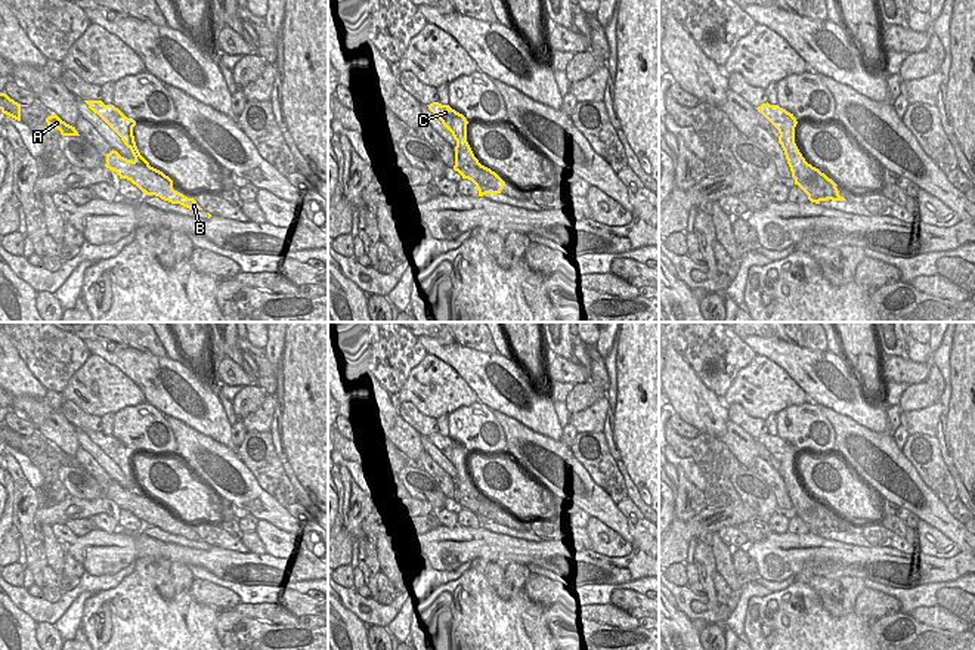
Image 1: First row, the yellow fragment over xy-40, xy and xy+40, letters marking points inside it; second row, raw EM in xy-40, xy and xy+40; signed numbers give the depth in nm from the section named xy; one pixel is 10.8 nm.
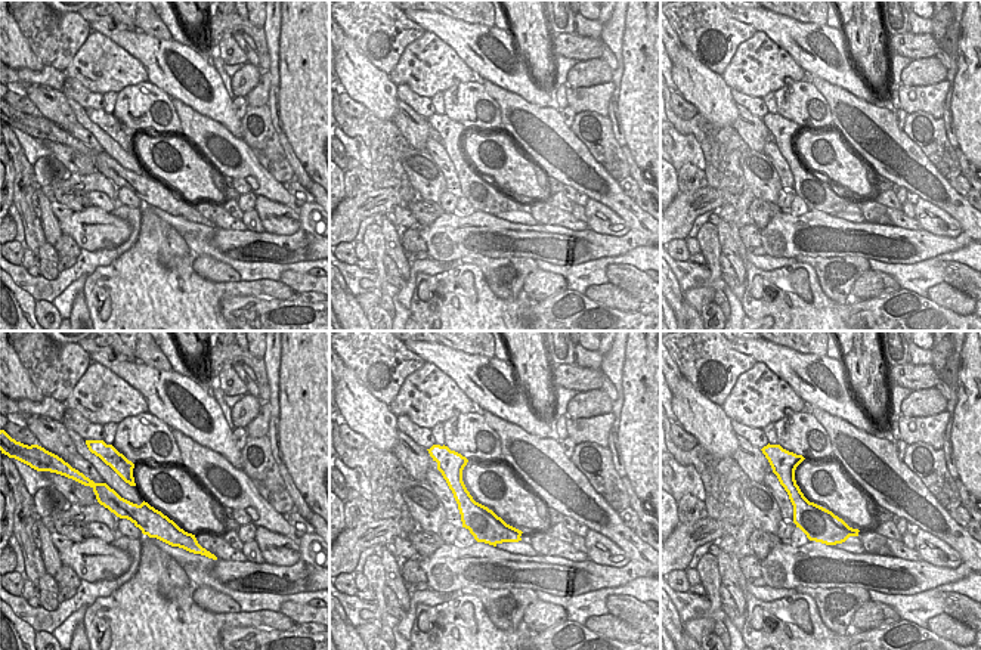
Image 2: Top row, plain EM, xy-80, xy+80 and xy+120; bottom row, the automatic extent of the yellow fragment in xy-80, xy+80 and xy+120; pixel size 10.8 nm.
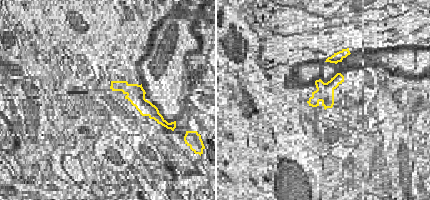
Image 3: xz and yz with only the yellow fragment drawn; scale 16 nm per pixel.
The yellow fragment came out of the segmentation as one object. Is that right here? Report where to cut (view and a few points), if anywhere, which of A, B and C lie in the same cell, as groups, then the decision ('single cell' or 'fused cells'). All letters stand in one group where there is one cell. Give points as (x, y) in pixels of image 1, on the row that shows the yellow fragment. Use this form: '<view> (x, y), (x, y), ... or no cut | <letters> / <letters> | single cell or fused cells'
xy-40 (133, 161), (144, 163), (172, 186) | A B / C | fused cells

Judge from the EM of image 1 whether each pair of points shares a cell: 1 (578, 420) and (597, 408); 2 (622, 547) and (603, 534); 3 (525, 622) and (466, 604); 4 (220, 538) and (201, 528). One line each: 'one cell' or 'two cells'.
1: one cell
2: one cell
3: one cell
4: one cell

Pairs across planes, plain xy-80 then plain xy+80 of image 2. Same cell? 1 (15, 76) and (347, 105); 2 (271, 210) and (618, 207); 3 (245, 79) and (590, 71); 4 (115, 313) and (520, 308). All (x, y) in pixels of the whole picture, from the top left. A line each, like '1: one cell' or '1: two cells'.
1: one cell
2: two cells
3: one cell
4: one cell

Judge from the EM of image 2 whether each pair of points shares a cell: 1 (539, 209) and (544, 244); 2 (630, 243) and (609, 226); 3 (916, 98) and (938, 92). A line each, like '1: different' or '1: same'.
1: different
2: different
3: same

